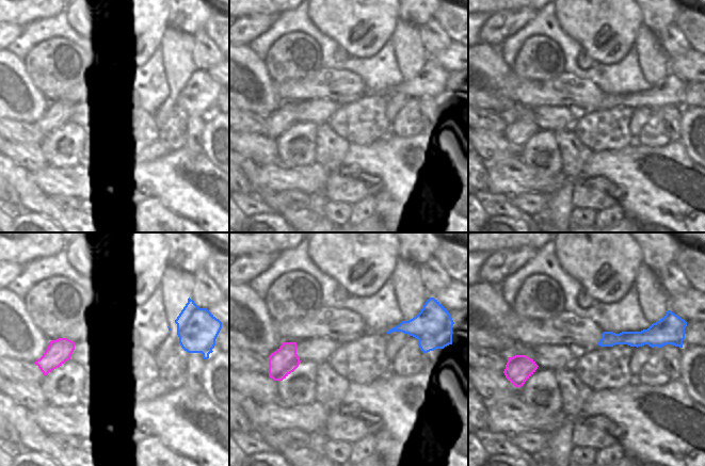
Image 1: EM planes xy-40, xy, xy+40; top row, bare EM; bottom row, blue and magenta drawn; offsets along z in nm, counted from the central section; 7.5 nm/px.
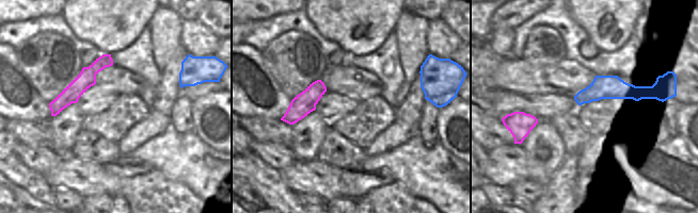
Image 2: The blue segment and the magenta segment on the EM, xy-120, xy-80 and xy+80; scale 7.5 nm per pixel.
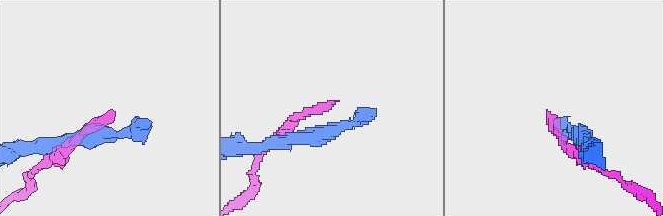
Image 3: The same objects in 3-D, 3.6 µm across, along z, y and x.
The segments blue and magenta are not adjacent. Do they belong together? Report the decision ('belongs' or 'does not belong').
does not belong

